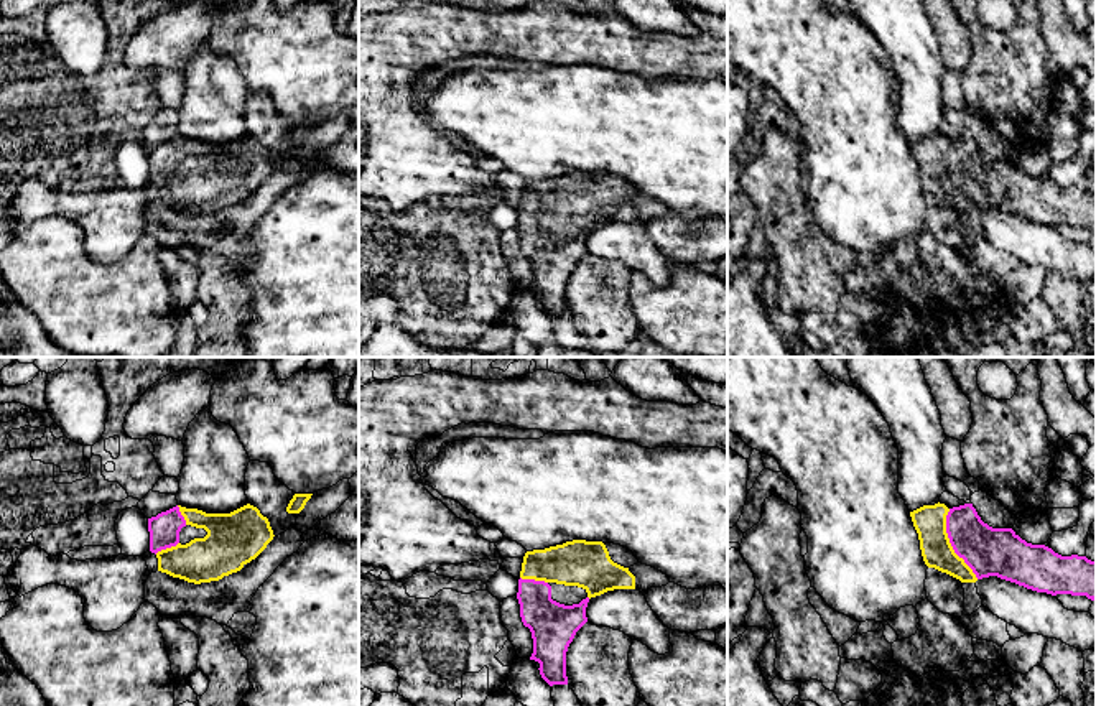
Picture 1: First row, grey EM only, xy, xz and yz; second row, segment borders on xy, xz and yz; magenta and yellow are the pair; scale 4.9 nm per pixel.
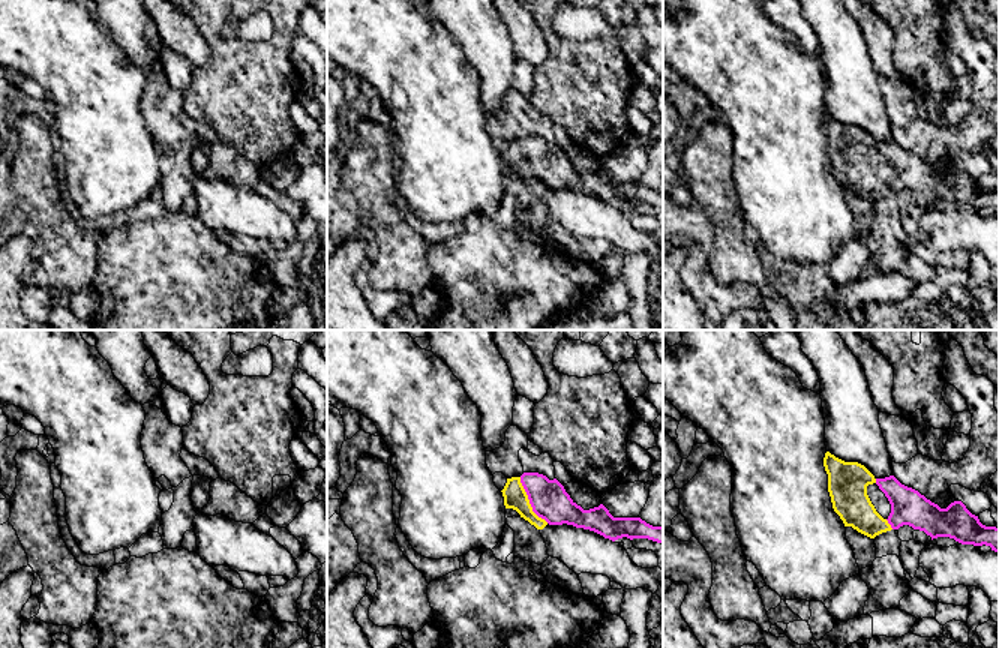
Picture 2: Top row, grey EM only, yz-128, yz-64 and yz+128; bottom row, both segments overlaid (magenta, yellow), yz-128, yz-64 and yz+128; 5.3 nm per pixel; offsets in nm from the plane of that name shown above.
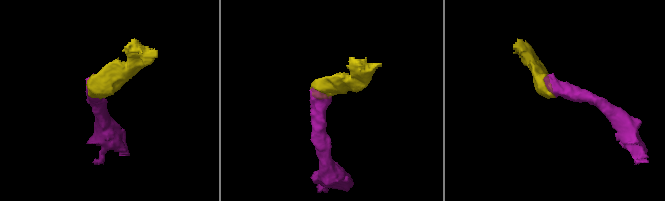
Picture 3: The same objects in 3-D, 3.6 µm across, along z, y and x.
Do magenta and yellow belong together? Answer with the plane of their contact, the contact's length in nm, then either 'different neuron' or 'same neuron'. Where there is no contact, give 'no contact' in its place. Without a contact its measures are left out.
yz | 380 nm | same neuron

